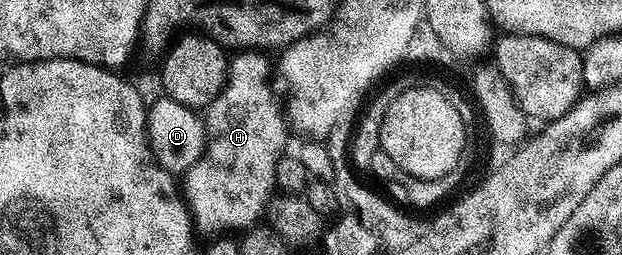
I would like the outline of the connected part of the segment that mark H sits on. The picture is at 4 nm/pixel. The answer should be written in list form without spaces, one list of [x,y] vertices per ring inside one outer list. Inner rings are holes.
[[[242,50],[235,56],[238,57],[235,60],[233,57],[228,64],[226,87],[204,112],[206,149],[202,152],[202,157],[185,172],[183,180],[186,181],[181,181],[180,184],[193,227],[198,232],[238,234],[255,227],[263,219],[266,206],[275,195],[276,162],[280,162],[287,151],[288,126],[279,101],[278,104],[274,101],[274,92],[270,89],[271,61],[269,64],[262,57],[265,55],[258,50]]]

